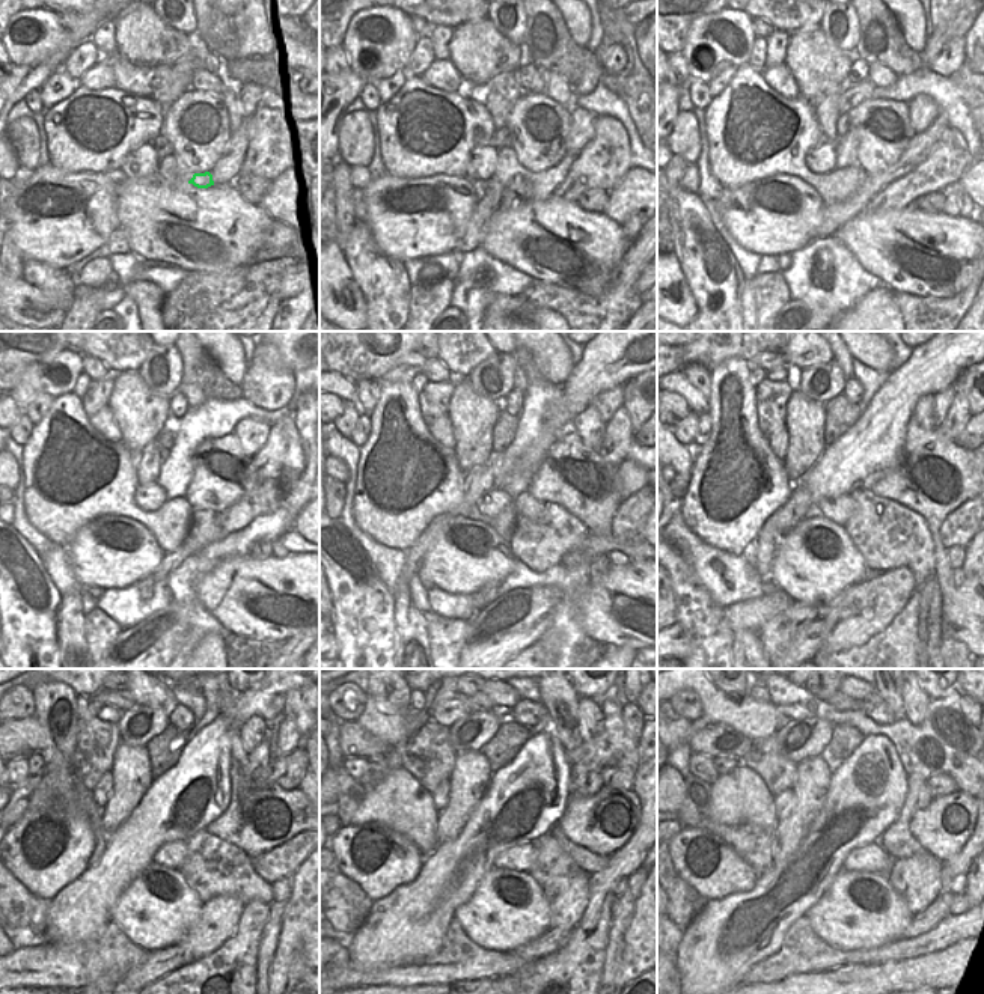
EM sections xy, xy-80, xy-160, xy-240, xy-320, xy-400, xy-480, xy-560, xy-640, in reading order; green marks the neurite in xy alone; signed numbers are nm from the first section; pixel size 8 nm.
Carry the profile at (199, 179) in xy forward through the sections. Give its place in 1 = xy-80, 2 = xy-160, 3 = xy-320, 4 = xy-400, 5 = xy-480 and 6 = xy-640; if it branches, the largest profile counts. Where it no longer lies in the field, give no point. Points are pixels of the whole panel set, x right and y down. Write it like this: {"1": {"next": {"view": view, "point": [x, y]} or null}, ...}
{"1": {"next": {"view": "xy-80", "point": [540, 185]}}, "2": {"next": {"view": "xy-160", "point": [835, 214]}}, "3": {"next": {"view": "xy-320", "point": [618, 436]}}, "4": {"next": {"view": "xy-400", "point": [959, 414]}}, "5": {"next": {"view": "xy-480", "point": [287, 740]}}, "6": {"next": {"view": "xy-640", "point": [963, 699]}}}

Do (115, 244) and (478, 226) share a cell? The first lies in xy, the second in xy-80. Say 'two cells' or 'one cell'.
one cell

